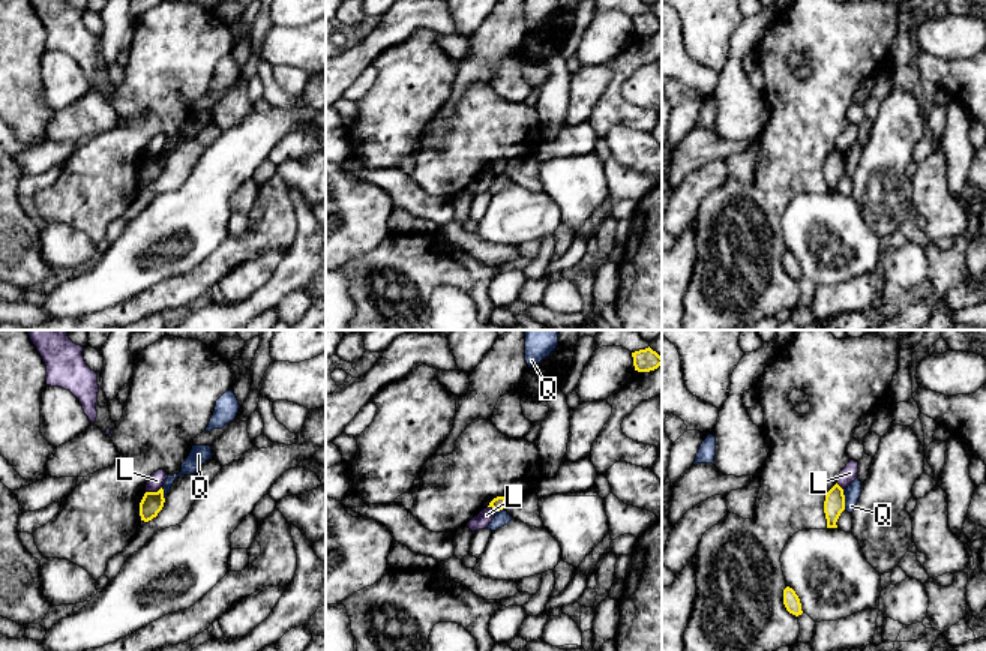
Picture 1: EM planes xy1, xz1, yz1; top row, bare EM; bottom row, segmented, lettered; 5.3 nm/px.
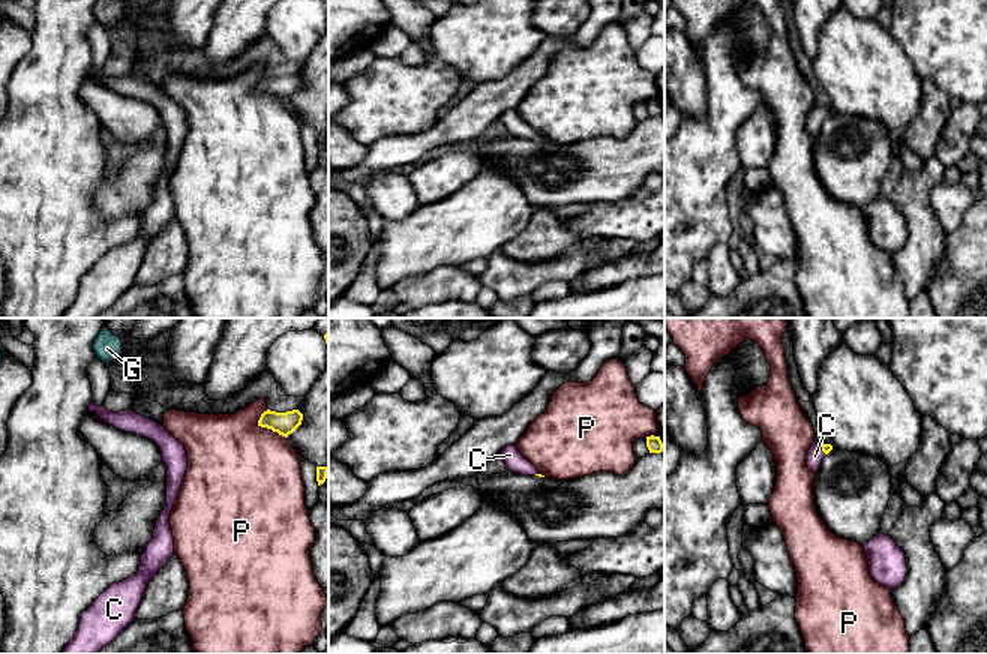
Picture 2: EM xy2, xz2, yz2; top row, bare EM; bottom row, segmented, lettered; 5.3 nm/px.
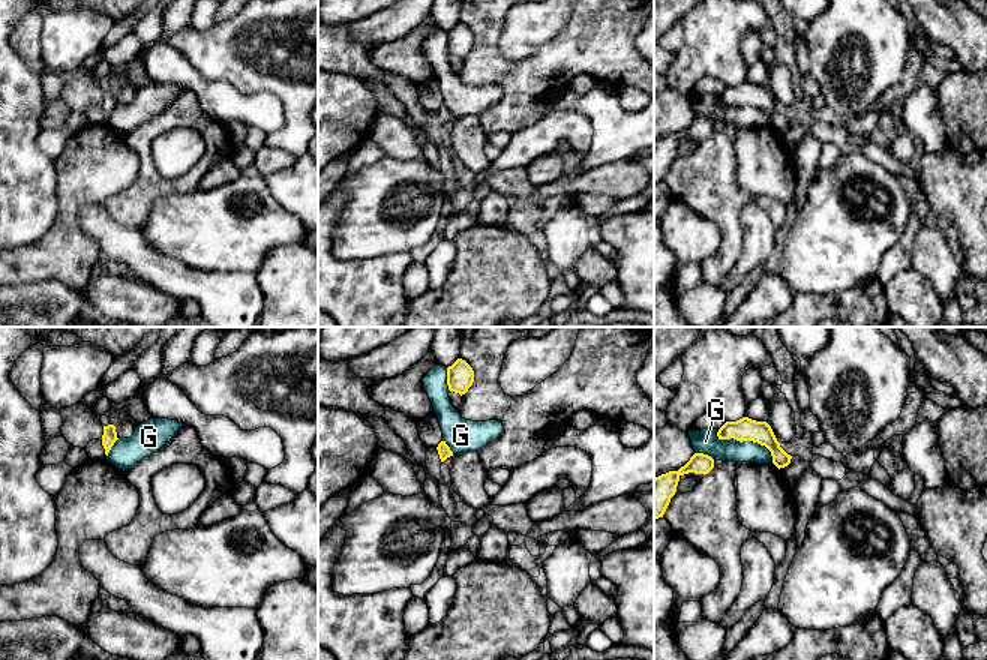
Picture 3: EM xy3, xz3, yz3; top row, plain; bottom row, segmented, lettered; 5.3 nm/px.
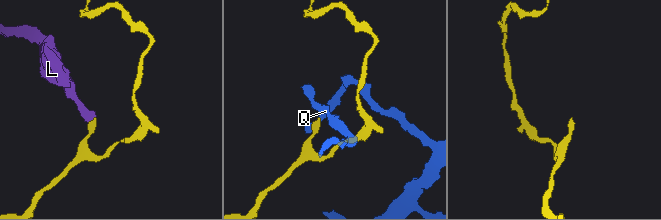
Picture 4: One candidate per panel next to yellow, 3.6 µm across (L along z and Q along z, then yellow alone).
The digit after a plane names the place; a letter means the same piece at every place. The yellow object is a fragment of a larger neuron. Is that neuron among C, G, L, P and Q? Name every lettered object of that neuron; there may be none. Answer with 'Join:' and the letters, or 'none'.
Join: C

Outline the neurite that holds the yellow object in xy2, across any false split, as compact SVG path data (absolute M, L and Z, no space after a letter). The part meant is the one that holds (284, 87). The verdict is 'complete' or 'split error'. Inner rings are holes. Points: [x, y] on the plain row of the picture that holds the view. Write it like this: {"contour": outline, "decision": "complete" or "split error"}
{"contour": "M298 74L276 76L276 75L264 75L258 84L258 90L272 93L282 100L288 100L292 98L303 84L303 78Z", "decision": "complete"}

